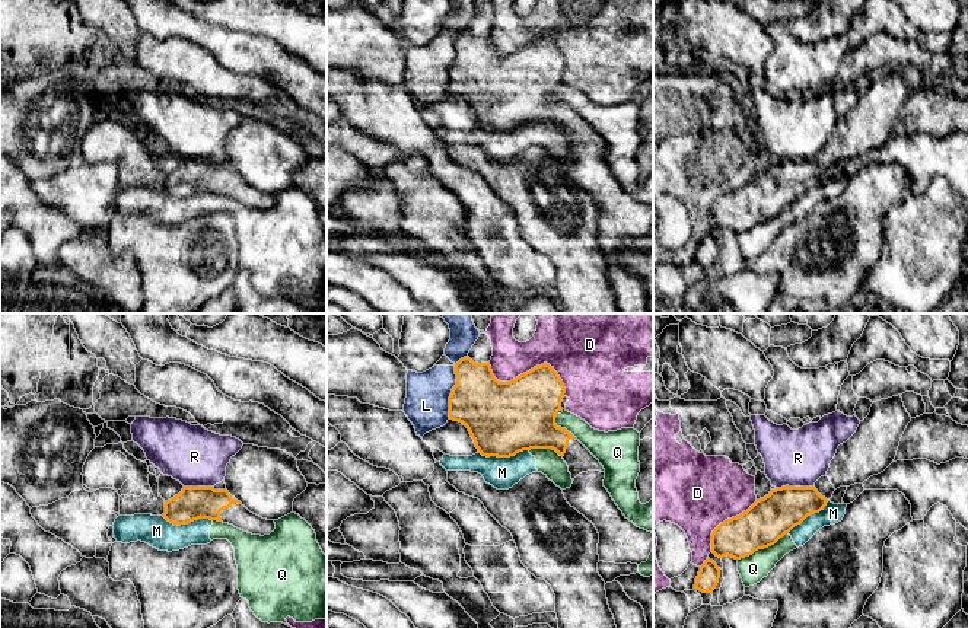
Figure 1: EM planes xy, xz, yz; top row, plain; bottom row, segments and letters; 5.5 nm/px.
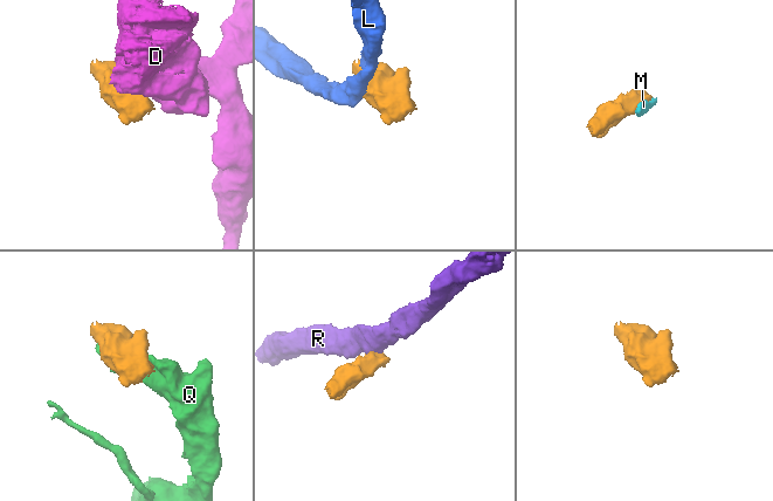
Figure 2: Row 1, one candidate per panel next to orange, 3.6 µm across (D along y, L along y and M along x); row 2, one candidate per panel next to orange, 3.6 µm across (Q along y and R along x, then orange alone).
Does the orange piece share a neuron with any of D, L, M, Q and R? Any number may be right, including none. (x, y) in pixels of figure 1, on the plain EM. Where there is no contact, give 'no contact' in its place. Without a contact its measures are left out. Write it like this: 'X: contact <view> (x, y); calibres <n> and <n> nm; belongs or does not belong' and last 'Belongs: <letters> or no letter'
D: contact xz (528, 45); calibres 400 and 260 nm; does not belong
L: contact xz (454, 60); calibres 340 and 240 nm; does not belong
M: contact xz (503, 130); calibres 400 and 180 nm; does not belong
Q: contact yz (763, 222); calibres 240 and 150 nm; does not belong
R: contact yz (795, 161); calibres 240 and 320 nm; does not belong
Belongs: no letter

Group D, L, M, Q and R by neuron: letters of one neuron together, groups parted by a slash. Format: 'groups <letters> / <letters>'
groups D / L / M Q / R

